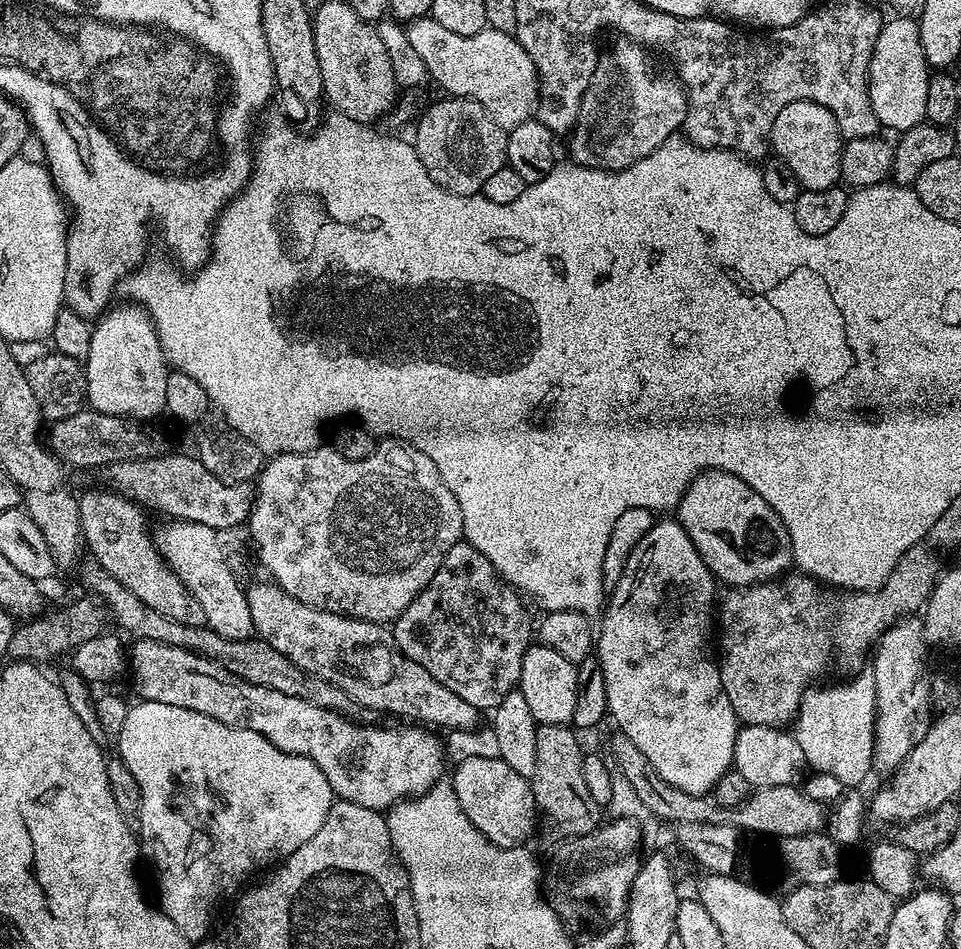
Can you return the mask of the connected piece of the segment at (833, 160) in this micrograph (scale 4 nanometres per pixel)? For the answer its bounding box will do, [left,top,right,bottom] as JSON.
[770,100,842,190]

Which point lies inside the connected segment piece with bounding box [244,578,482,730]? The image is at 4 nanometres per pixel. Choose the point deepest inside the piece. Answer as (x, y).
(362, 658)

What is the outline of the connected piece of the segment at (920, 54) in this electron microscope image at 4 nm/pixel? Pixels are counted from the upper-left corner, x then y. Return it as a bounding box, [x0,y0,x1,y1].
[868,16,930,134]

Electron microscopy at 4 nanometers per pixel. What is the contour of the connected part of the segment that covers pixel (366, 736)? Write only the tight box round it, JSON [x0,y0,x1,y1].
[130,640,445,813]

